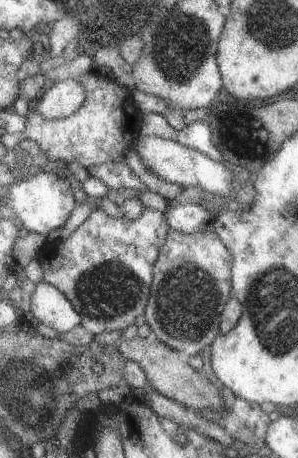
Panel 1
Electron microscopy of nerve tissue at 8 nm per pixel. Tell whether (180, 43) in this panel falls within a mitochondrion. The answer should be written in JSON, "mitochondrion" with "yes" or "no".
{"mitochondrion":"yes"}

